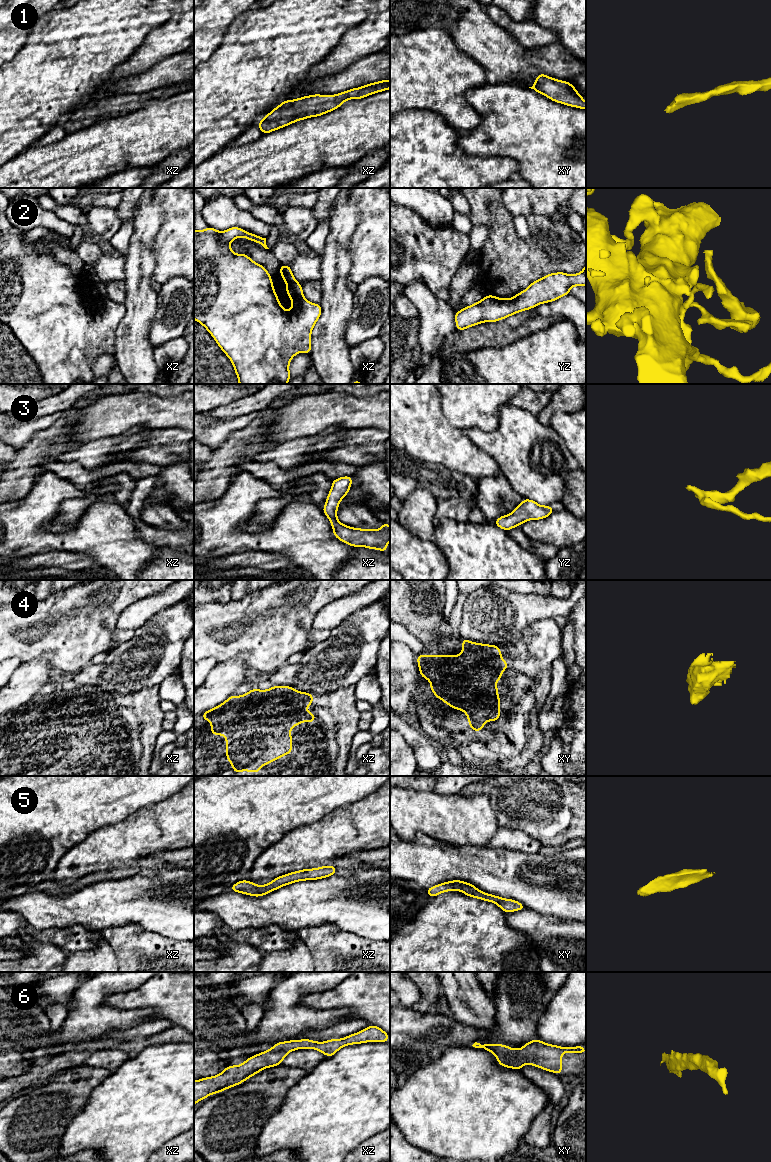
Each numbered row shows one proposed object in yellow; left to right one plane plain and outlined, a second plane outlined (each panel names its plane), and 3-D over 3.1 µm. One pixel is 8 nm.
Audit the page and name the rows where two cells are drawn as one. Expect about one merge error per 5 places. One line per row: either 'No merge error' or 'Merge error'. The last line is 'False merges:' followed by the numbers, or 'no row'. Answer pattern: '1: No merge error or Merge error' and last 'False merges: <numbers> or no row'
1: No merge error
2: No merge error
3: No merge error
4: No merge error
5: No merge error
6: No merge error
False merges: no row

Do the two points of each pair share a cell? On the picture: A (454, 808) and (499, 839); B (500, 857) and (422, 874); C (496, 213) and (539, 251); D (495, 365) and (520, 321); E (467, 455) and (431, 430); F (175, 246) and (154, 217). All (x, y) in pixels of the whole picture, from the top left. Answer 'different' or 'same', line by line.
A: different
B: same
C: same
D: different
E: same
F: different

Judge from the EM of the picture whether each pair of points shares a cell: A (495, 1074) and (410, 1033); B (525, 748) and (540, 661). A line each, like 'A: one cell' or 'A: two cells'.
A: two cells
B: one cell

